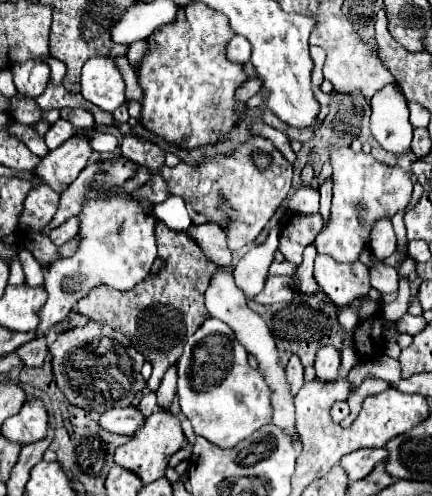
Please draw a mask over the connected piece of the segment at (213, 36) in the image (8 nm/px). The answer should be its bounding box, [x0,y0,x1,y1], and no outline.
[136,2,246,150]

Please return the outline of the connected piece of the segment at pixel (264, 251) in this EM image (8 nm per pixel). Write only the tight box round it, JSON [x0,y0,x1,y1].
[234,228,280,298]

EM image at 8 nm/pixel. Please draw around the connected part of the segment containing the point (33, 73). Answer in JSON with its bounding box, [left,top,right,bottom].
[10,62,50,98]

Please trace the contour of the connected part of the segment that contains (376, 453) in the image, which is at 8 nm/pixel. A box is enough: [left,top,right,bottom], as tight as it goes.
[340,448,386,480]

